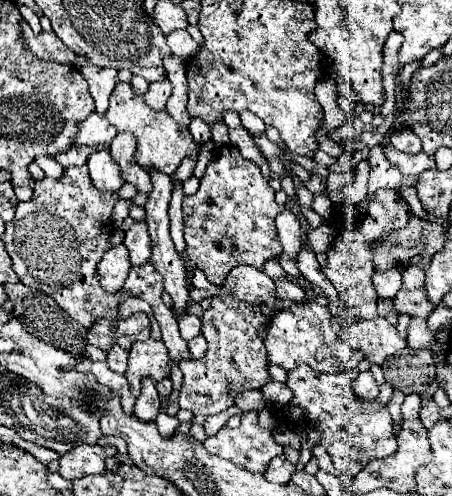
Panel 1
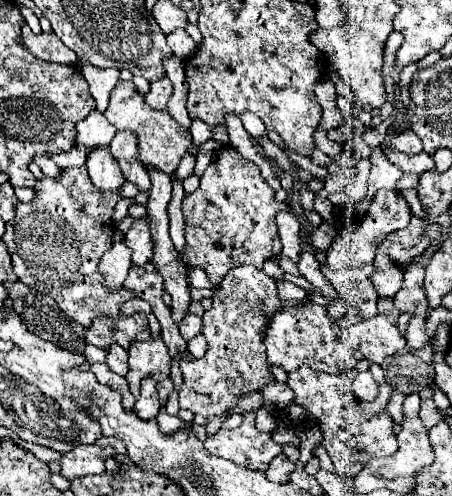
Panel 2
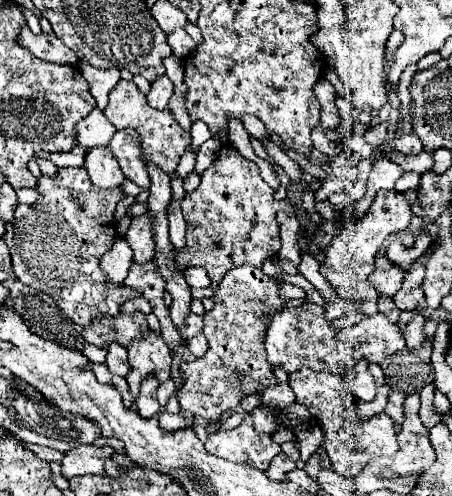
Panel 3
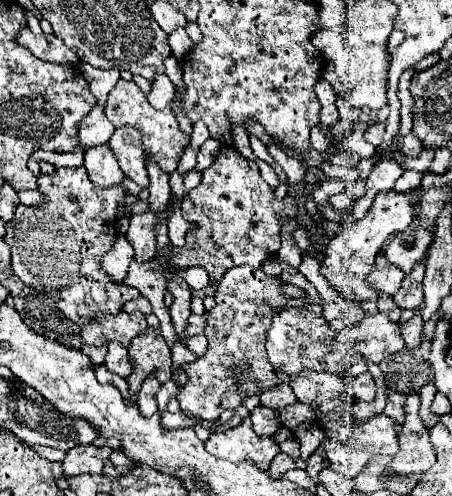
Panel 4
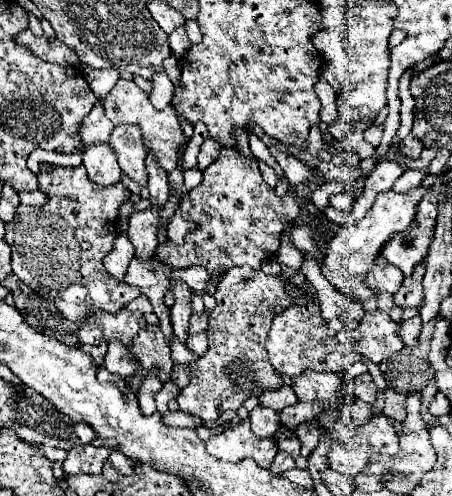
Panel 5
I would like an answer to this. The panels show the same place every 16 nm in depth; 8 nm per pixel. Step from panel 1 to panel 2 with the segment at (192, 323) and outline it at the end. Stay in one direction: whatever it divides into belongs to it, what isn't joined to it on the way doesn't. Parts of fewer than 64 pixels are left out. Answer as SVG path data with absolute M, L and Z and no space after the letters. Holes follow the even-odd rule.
M188 314L182 322L180 322L180 334L184 340L190 340L194 336L198 336L202 332L202 318Z

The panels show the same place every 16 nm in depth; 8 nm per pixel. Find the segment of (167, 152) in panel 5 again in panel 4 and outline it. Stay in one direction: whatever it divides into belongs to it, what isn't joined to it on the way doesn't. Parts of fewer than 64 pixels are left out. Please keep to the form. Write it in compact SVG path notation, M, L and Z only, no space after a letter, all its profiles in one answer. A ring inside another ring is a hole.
M118 80L114 90L108 94L108 104L104 108L104 114L116 128L122 128L122 126L138 128L140 136L142 136L144 156L150 158L152 162L156 162L168 174L176 170L182 152L190 144L190 136L180 128L180 124L176 122L174 112L170 108L164 108L164 110L152 108L146 100L146 94L134 82Z

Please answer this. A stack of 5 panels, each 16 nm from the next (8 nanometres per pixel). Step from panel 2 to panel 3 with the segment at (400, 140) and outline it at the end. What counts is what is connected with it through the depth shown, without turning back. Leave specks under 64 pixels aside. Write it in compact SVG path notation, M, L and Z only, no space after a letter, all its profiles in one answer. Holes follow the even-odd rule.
M414 132L404 134L404 136L396 136L396 138L392 140L392 146L394 146L396 150L408 154L408 156L416 156L416 154L422 152L422 142L420 142L420 138L416 138Z

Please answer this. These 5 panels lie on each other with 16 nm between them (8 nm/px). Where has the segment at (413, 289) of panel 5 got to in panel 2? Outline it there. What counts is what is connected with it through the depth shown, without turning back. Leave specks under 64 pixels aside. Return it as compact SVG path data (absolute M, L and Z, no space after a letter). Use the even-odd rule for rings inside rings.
M410 266L404 270L404 282L398 294L394 296L394 306L400 312L416 314L416 316L428 316L428 302L424 296L424 270Z

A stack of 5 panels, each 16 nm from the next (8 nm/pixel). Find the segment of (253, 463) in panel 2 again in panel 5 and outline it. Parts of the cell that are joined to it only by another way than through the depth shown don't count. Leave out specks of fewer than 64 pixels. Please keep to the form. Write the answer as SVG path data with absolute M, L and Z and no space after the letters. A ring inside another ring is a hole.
M246 418L236 428L214 434L206 442L206 450L220 460L240 462L244 458L252 458L260 468L270 468L278 454L278 444L274 438L256 438L250 430L250 418Z

